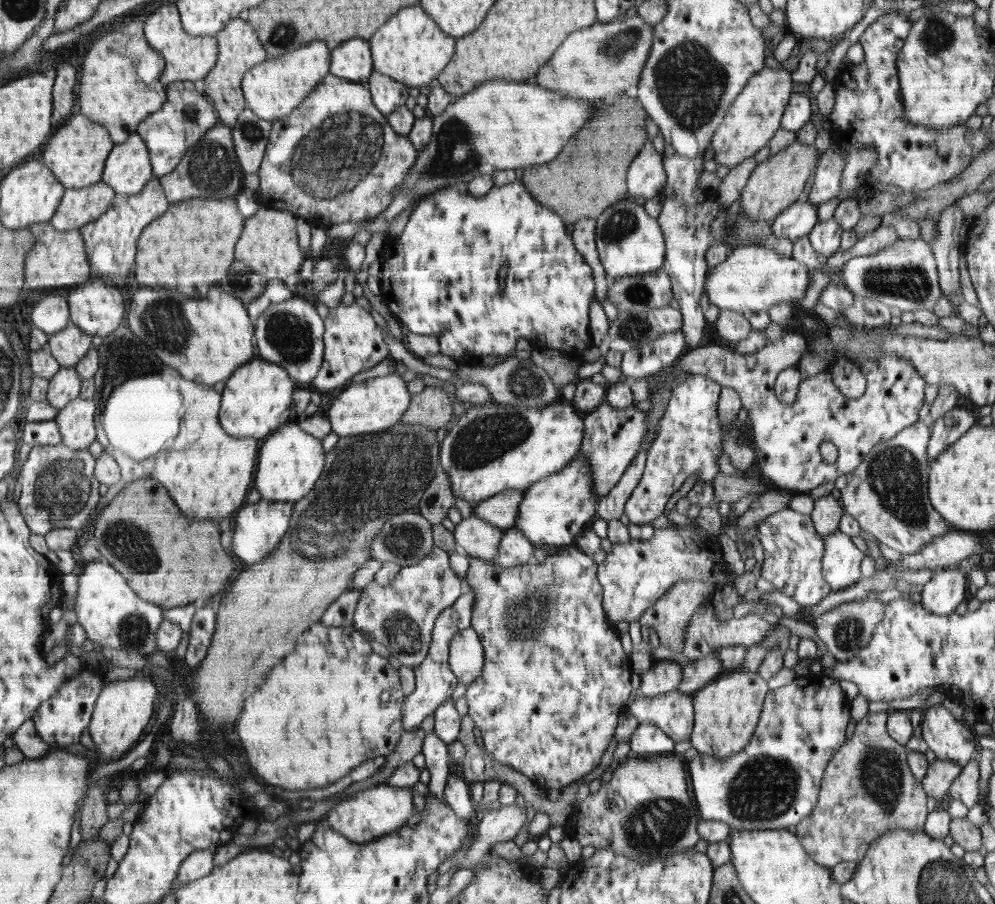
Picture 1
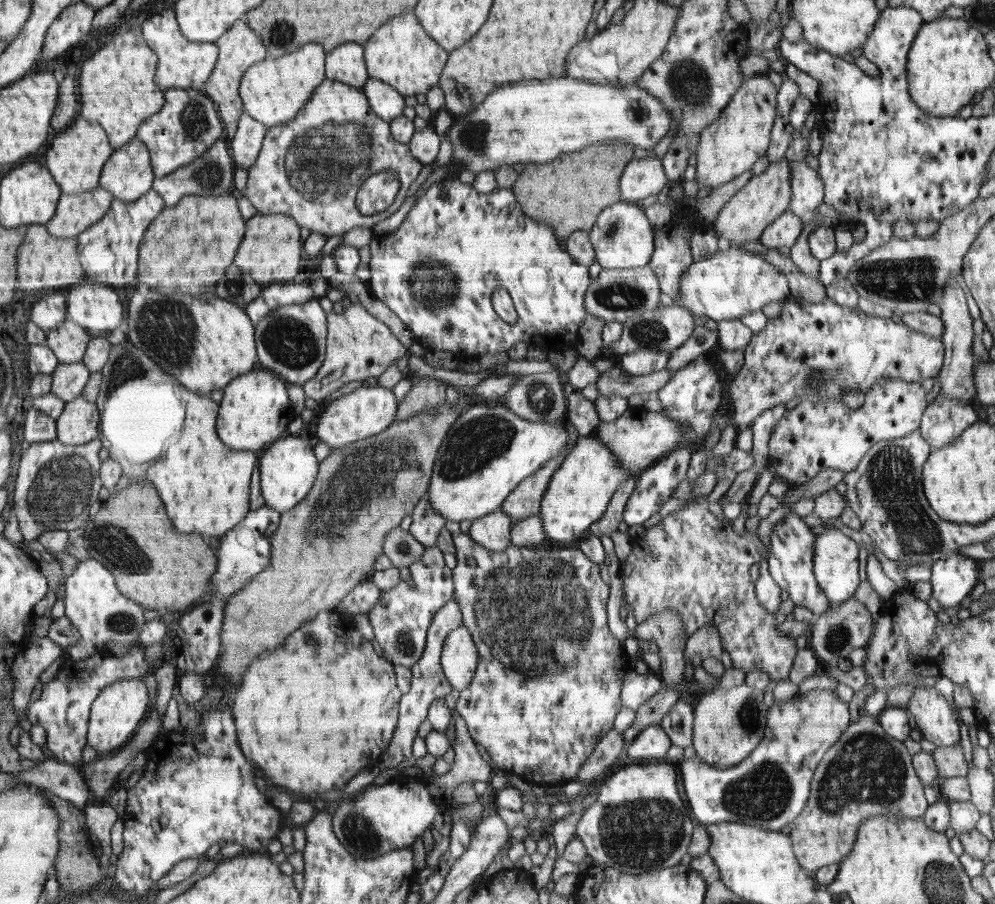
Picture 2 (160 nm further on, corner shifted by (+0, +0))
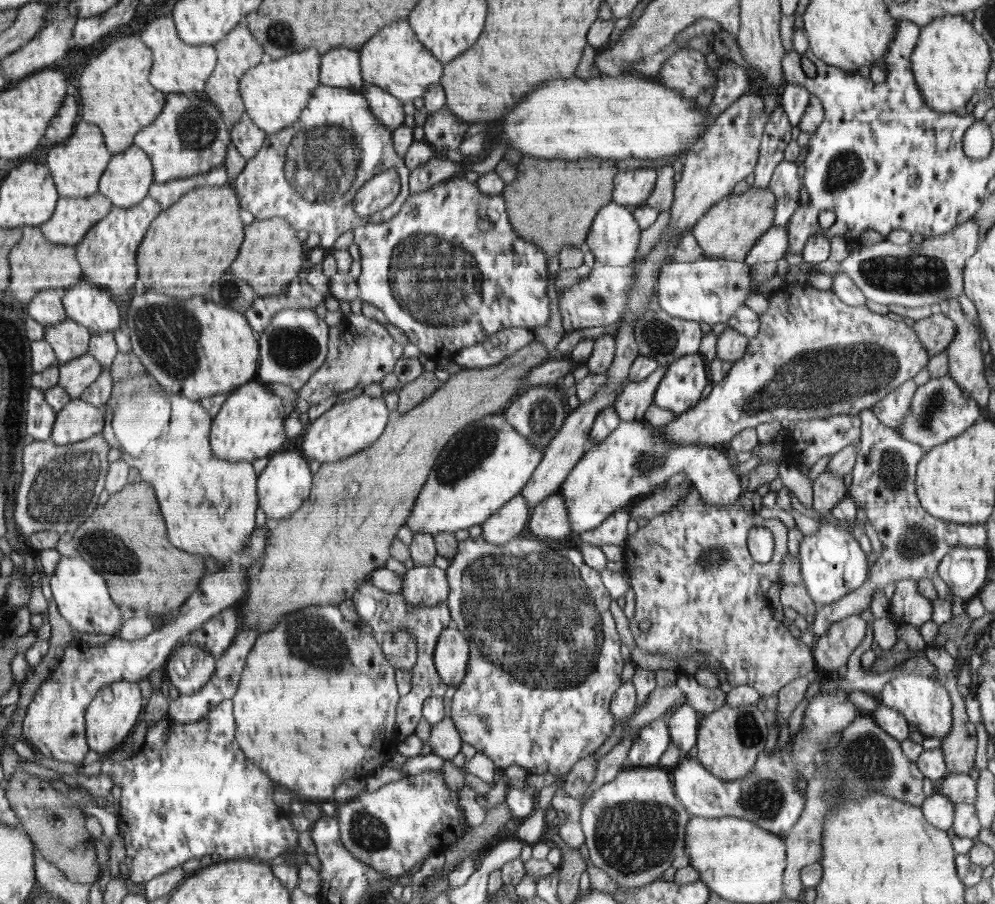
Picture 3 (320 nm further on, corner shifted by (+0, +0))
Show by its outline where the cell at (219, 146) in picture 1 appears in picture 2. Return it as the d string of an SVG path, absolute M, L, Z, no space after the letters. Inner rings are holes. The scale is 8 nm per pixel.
M217 140L204 155L199 156L187 166L180 167L170 175L155 177L153 189L166 201L166 206L172 207L182 197L188 195L220 196L234 192L234 171L236 164L231 157L228 140Z

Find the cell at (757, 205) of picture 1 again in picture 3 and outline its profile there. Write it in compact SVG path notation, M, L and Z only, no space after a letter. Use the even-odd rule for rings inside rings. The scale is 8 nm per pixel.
M750 187L740 195L730 194L716 203L693 227L693 235L705 259L744 261L760 236L773 226L775 218L775 193L766 188Z

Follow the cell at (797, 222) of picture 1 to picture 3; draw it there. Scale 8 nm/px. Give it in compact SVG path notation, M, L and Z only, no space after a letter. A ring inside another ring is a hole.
M772 226L760 236L743 262L754 264L780 261L788 252L788 233L785 226Z

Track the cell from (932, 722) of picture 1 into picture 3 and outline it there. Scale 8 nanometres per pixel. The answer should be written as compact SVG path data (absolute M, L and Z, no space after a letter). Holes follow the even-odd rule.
M916 672L896 673L877 694L880 704L896 709L926 738L938 738L943 741L952 730L952 703L948 690L939 678L923 676Z

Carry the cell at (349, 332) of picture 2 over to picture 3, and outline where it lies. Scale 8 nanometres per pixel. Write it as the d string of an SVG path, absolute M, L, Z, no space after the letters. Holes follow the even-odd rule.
M349 312L338 324L329 327L326 360L297 393L310 405L316 405L356 386L365 387L373 382L381 382L386 374L393 372L403 348L404 346L394 341L386 327L362 314Z

